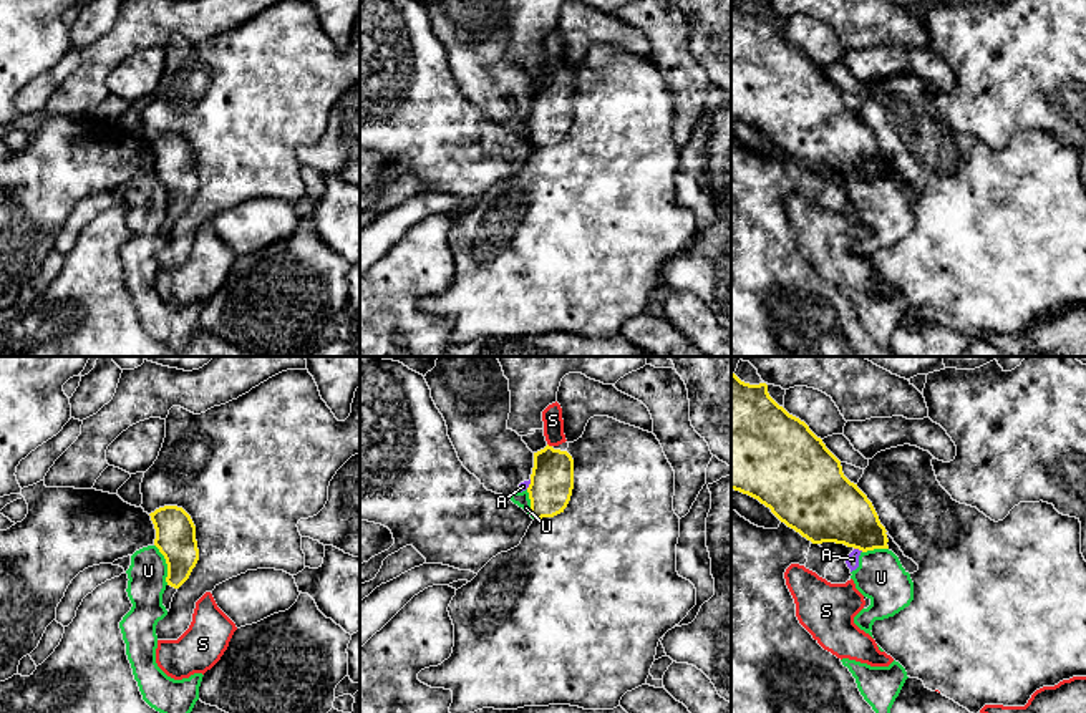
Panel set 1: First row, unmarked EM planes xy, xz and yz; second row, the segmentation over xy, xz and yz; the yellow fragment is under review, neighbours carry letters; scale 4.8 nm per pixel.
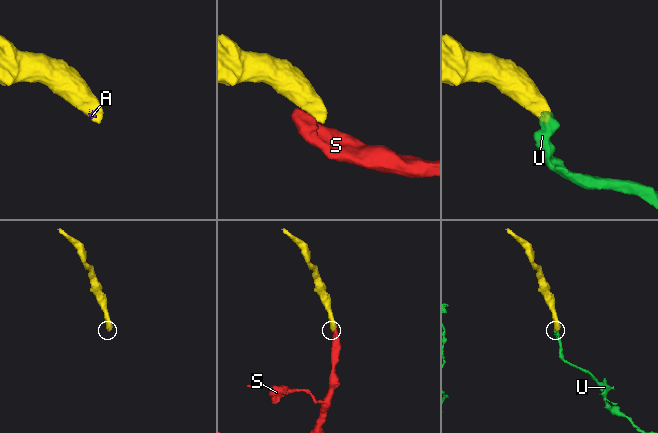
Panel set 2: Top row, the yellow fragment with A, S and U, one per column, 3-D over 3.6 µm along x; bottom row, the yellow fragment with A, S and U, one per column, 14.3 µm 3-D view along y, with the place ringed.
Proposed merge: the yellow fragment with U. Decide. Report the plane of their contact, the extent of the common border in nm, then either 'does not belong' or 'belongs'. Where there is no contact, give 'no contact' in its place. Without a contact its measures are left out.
contact in xy; length 220 nm; does not belong

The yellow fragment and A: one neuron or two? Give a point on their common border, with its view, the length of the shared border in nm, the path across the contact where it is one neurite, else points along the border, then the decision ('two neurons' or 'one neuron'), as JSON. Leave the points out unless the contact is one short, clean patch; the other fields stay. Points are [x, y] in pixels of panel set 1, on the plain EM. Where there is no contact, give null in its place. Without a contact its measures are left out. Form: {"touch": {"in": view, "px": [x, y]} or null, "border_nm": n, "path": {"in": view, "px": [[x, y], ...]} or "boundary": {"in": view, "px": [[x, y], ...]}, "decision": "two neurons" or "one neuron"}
{"touch": {"in": "yz", "px": [859, 178]}, "border_nm": 50, "boundary": {"in": "yz", "px": [[854, 176], [862, 179]]}, "decision": "two neurons"}

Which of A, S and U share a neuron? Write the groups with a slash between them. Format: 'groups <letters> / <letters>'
groups A U / S

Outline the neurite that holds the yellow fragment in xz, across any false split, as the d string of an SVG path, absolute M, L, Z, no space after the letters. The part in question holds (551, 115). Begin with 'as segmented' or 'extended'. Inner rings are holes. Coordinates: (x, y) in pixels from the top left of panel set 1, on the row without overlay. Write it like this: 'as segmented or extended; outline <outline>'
extended; outline M555 30L542 40L547 75L534 81L527 116L534 148L554 146L567 136L574 118L574 88L557 75L565 71L562 36Z

